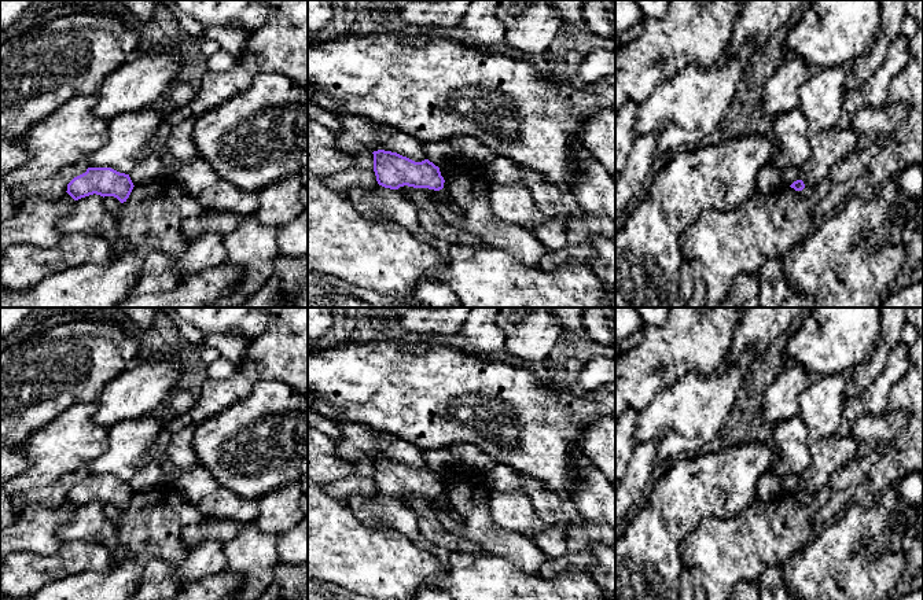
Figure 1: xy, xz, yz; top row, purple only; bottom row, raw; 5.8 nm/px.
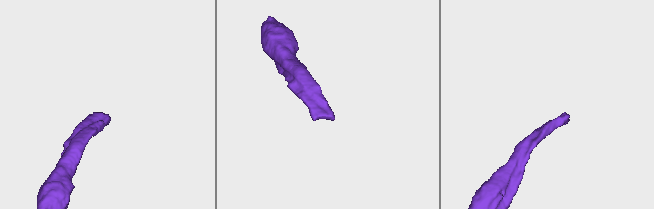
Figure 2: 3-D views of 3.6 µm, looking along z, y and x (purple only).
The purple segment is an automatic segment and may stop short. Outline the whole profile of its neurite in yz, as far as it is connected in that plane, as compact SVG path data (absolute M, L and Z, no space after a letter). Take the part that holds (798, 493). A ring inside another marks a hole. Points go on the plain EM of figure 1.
M852 434L832 435L812 443L812 464L801 474L801 486L790 494L802 498L827 486L830 478L857 457L858 441Z

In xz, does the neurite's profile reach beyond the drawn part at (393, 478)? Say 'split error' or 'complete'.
split error

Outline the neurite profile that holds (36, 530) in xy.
M66 500L58 508L29 505L10 526L0 530L0 564L14 552L52 555L60 546L58 529L67 523L76 508Z

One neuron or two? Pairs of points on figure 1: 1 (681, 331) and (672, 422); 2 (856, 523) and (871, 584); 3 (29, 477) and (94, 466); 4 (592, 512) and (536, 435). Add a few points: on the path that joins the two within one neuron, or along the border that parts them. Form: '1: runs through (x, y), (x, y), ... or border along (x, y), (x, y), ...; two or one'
1: border along (708, 375), (687, 372), (664, 387), (650, 401); two
2: runs through (848, 538), (848, 560), (856, 569); one
3: border along (106, 435), (106, 449), (83, 464); two
4: border along (570, 457), (577, 478), (572, 497); two

